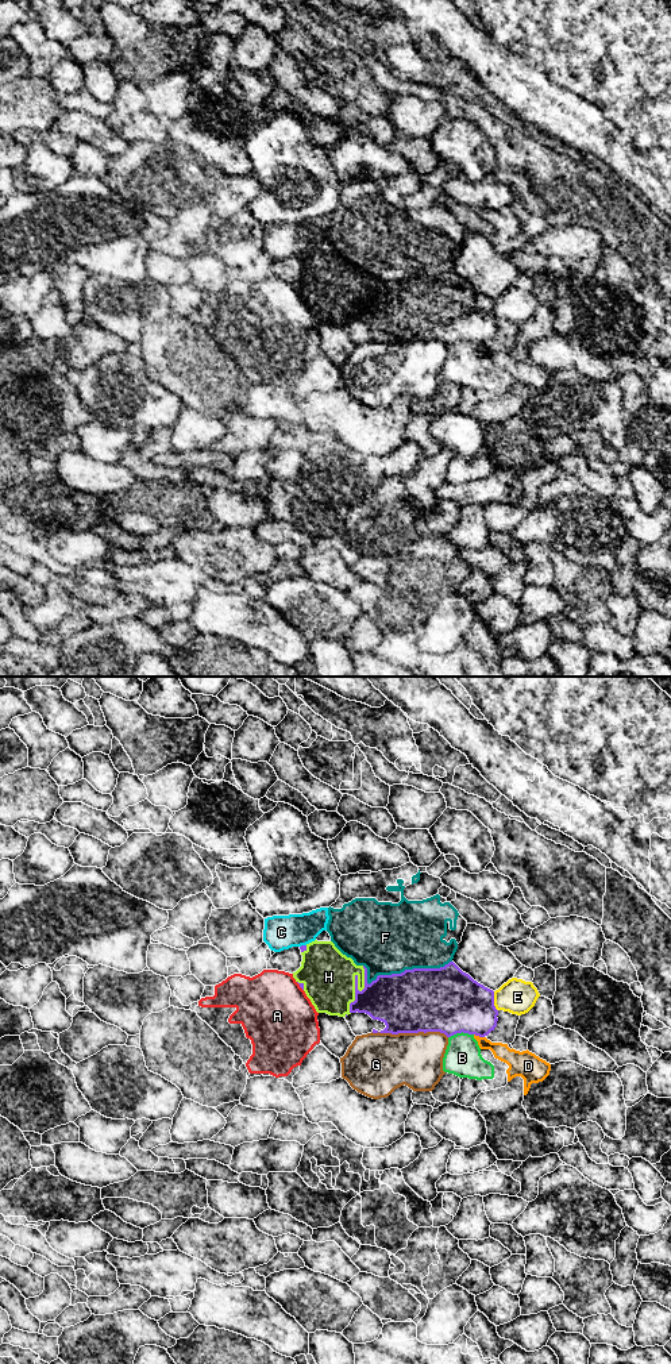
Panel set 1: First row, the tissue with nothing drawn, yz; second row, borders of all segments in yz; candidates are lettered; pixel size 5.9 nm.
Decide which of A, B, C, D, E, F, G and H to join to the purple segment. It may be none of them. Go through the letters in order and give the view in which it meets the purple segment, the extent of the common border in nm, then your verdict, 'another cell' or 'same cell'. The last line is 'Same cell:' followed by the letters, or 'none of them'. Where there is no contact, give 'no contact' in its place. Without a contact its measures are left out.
A: yz | 70 nm | another cell
B: yz | 150 nm | another cell
C: yz | 40 nm | another cell
D: yz | 70 nm | another cell
E: yz | 120 nm | another cell
F: yz | 550 nm | another cell
G: yz | 460 nm | another cell
H: yz | 300 nm | another cell
Same cell: none of them

